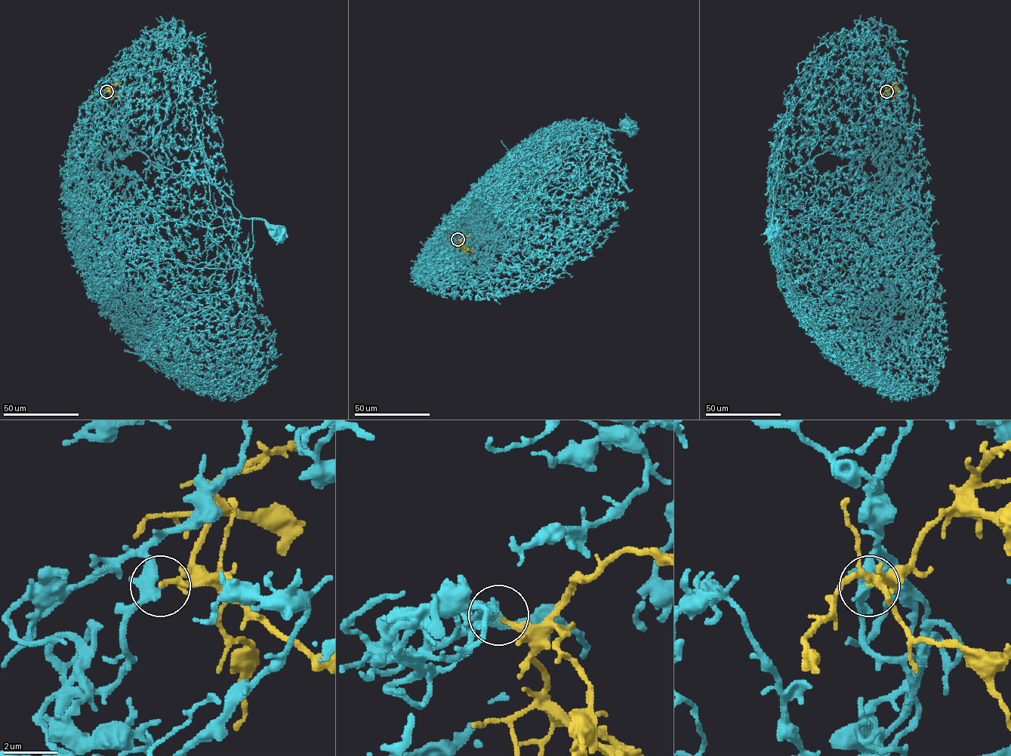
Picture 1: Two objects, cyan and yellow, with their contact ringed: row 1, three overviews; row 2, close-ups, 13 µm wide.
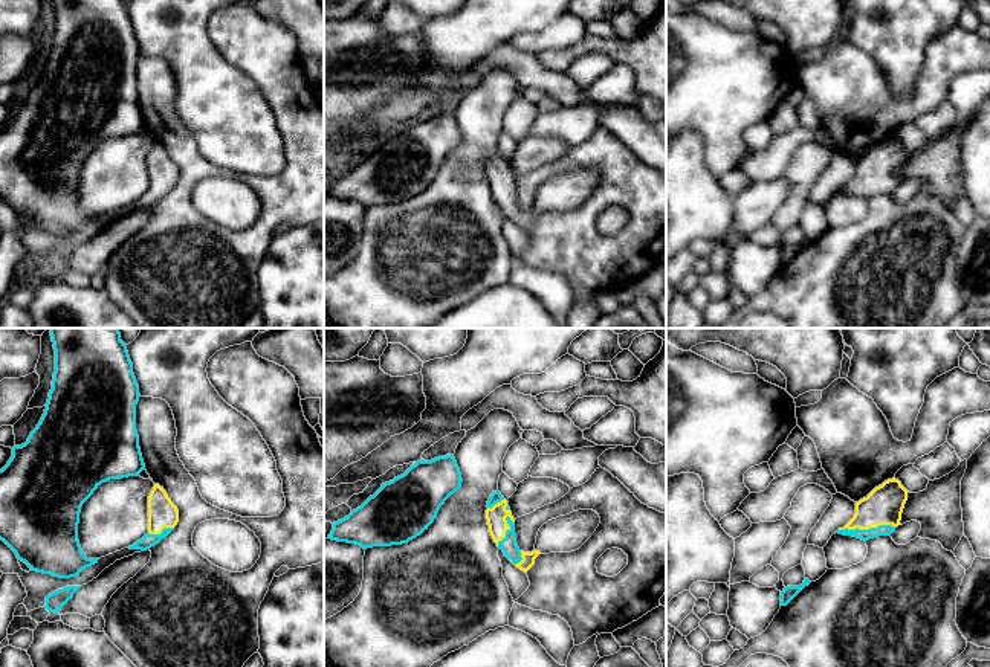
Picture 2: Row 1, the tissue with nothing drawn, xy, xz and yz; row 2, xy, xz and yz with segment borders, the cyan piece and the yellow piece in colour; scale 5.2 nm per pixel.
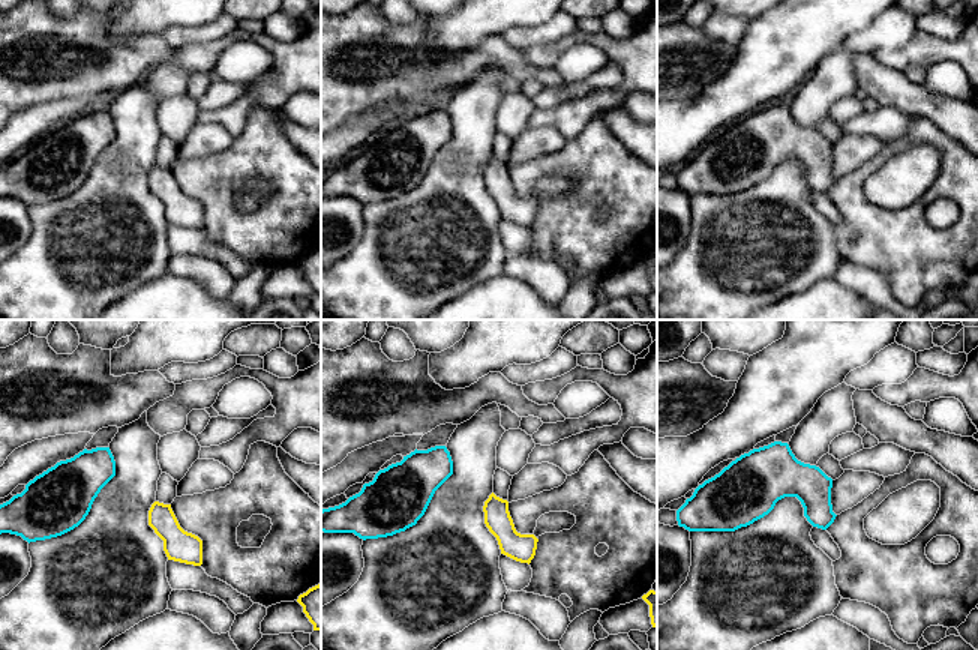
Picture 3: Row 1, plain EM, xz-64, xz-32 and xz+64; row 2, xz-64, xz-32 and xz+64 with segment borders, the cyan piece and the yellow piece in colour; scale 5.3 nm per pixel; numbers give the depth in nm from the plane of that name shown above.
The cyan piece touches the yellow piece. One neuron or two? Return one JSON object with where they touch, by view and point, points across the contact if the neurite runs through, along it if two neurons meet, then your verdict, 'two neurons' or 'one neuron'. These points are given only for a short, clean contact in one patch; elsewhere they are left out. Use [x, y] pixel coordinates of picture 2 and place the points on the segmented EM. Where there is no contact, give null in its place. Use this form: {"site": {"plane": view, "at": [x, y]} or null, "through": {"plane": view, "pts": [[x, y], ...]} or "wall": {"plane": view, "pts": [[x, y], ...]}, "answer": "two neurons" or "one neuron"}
{"site": {"plane": "yz", "at": [867, 530]}, "through": {"plane": "yz", "pts": [[883, 530], [867, 530], [883, 505]]}, "answer": "one neuron"}

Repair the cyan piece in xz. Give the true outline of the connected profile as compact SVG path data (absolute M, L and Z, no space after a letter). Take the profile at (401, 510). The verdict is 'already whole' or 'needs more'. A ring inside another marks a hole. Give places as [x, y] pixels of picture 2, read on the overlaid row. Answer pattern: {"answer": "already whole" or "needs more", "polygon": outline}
{"answer": "already whole", "polygon": "M454 455L420 459L403 475L382 484L347 517L333 522L328 539L364 549L408 543L428 530L461 482Z"}

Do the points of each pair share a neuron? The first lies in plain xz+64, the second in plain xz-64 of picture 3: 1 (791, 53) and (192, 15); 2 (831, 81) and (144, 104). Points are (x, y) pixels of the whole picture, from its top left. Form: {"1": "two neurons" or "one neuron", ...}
{"1": "one neuron", "2": "one neuron"}

